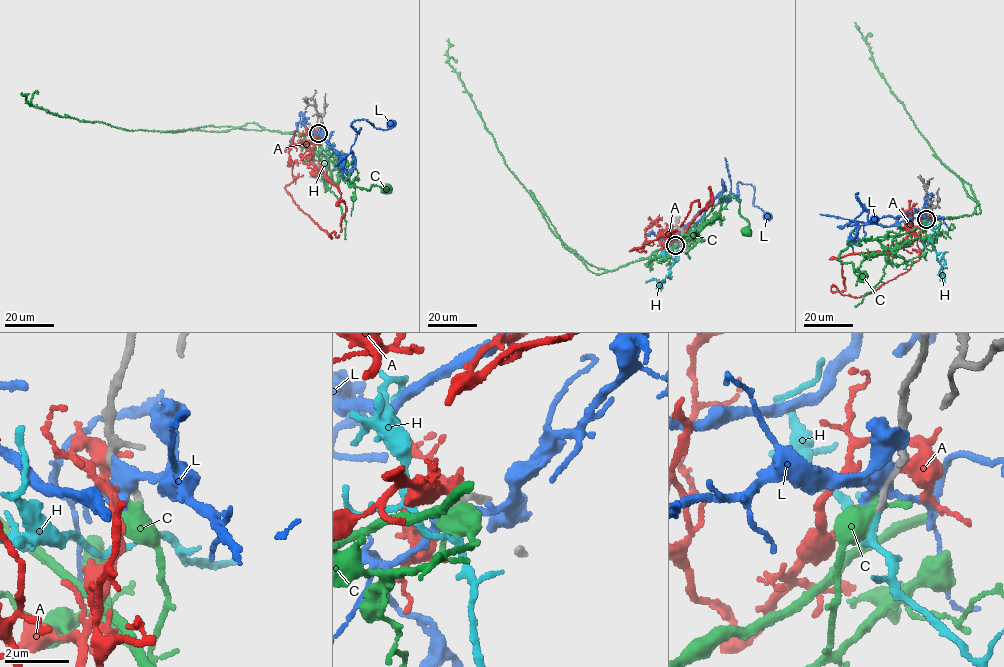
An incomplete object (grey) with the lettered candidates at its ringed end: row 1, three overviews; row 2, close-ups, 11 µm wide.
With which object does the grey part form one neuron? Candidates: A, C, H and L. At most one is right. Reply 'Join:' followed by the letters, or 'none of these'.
Join: H

